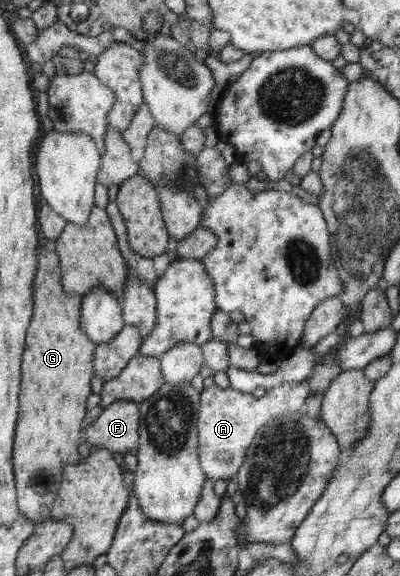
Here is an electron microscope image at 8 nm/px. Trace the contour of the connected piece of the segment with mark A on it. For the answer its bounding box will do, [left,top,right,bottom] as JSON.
[196,380,310,479]

